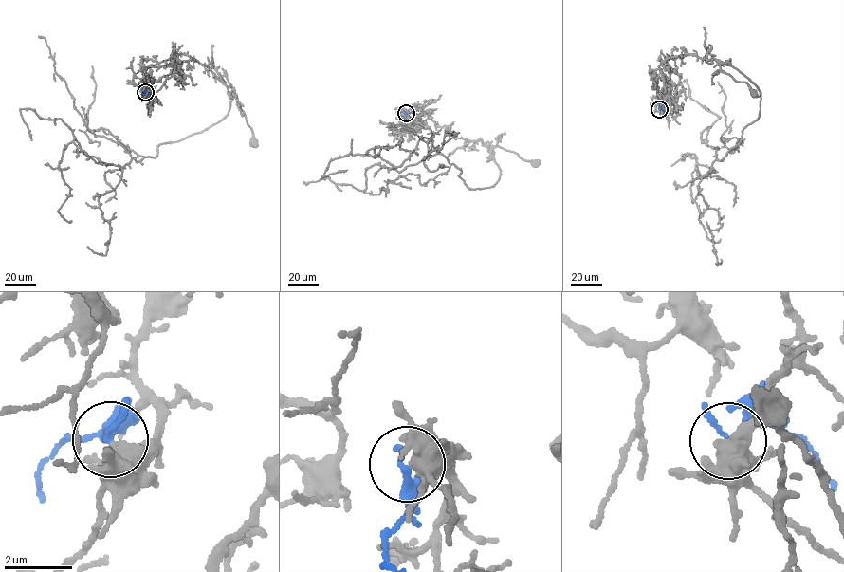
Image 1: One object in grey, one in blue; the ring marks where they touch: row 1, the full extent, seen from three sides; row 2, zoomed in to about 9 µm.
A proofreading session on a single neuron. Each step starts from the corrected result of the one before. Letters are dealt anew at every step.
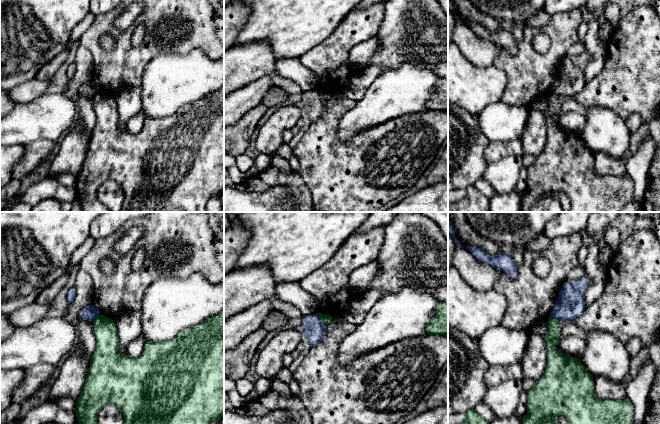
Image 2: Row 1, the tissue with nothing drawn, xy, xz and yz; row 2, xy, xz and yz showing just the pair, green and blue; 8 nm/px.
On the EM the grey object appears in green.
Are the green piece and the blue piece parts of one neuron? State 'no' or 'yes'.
no

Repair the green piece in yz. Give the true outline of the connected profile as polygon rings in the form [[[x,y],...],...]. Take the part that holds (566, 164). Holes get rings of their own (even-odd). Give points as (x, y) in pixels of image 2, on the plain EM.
[[[553,93],[548,95],[548,109],[543,112],[547,125],[547,143],[543,152],[536,157],[533,164],[527,167],[527,190],[522,195],[522,212],[563,212],[557,198],[557,193],[562,191],[568,197],[571,207],[570,212],[621,212],[623,207],[632,201],[633,187],[630,177],[601,176],[594,167],[593,151],[584,143],[581,136],[576,133],[566,132],[555,120],[560,119],[559,96]]]

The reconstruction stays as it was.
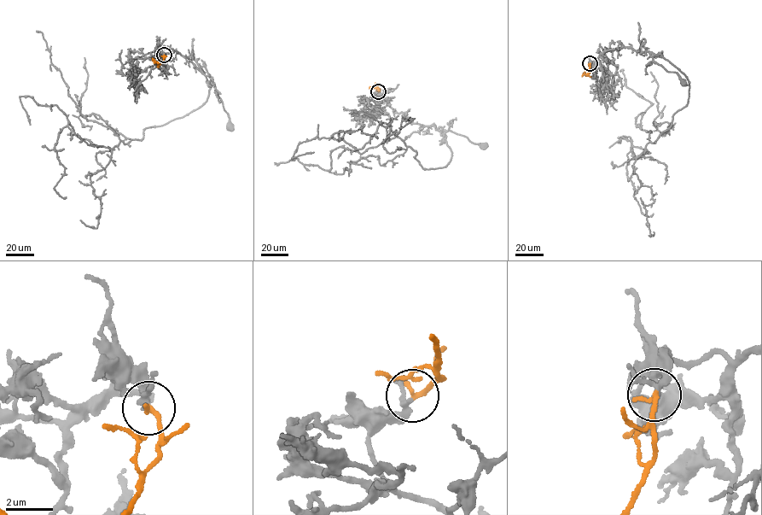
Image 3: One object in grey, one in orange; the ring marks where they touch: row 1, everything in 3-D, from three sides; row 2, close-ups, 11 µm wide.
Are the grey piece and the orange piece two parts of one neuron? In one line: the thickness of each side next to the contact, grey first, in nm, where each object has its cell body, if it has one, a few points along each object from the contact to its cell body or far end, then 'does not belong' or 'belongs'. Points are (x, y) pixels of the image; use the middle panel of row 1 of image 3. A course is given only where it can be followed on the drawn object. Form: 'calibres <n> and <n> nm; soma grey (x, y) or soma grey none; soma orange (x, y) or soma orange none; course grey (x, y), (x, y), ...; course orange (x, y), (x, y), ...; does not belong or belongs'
calibres 190 and 240 nm; soma grey (483, 145); soma orange none; course grey (378, 91), (377, 96), (409, 120), (433, 124), (483, 145); course orange (378, 91), (380, 90), (377, 87), (369, 89); belongs

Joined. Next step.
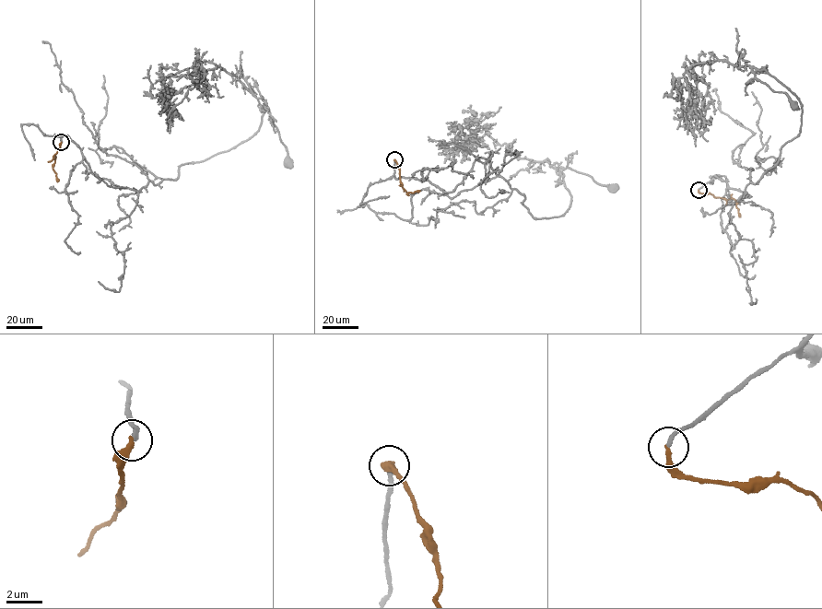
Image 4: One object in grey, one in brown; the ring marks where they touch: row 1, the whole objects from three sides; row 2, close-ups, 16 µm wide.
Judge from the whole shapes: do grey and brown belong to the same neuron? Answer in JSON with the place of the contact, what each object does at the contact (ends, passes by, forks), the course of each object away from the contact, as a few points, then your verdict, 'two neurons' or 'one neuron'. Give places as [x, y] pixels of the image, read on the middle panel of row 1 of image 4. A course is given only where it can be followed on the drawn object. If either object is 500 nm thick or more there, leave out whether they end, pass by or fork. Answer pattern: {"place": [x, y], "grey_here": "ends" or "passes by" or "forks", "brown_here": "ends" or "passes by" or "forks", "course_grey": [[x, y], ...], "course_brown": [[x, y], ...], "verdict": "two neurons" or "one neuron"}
{"place": [394, 159], "grey_here": "ends", "brown_here": "ends", "course_grey": [[394, 159], [396, 178], [427, 180], [448, 193], [486, 158], [539, 218], [569, 208], [563, 169], [613, 187]], "course_brown": [[394, 159], [402, 186], [407, 193], [419, 191]], "verdict": "one neuron"}

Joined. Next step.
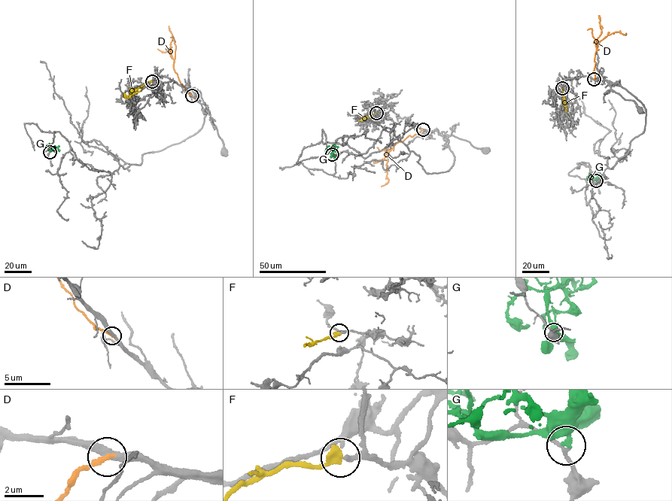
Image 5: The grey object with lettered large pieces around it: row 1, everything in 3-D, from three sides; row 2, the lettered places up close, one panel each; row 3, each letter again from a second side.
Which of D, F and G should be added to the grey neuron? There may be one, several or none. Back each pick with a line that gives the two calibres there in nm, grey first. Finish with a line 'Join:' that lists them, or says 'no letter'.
F: 240/440 nm
Join: F

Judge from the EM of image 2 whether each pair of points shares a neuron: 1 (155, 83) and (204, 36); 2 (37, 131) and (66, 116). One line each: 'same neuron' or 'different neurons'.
1: different neurons
2: same neuron

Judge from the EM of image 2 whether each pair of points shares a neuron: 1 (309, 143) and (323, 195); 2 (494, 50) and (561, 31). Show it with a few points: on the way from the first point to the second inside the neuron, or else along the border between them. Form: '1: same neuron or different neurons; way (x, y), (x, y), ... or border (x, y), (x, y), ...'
1: same neuron; way (322, 156), (323, 182)
2: different neurons; border (500, 47), (500, 52), (493, 64)

